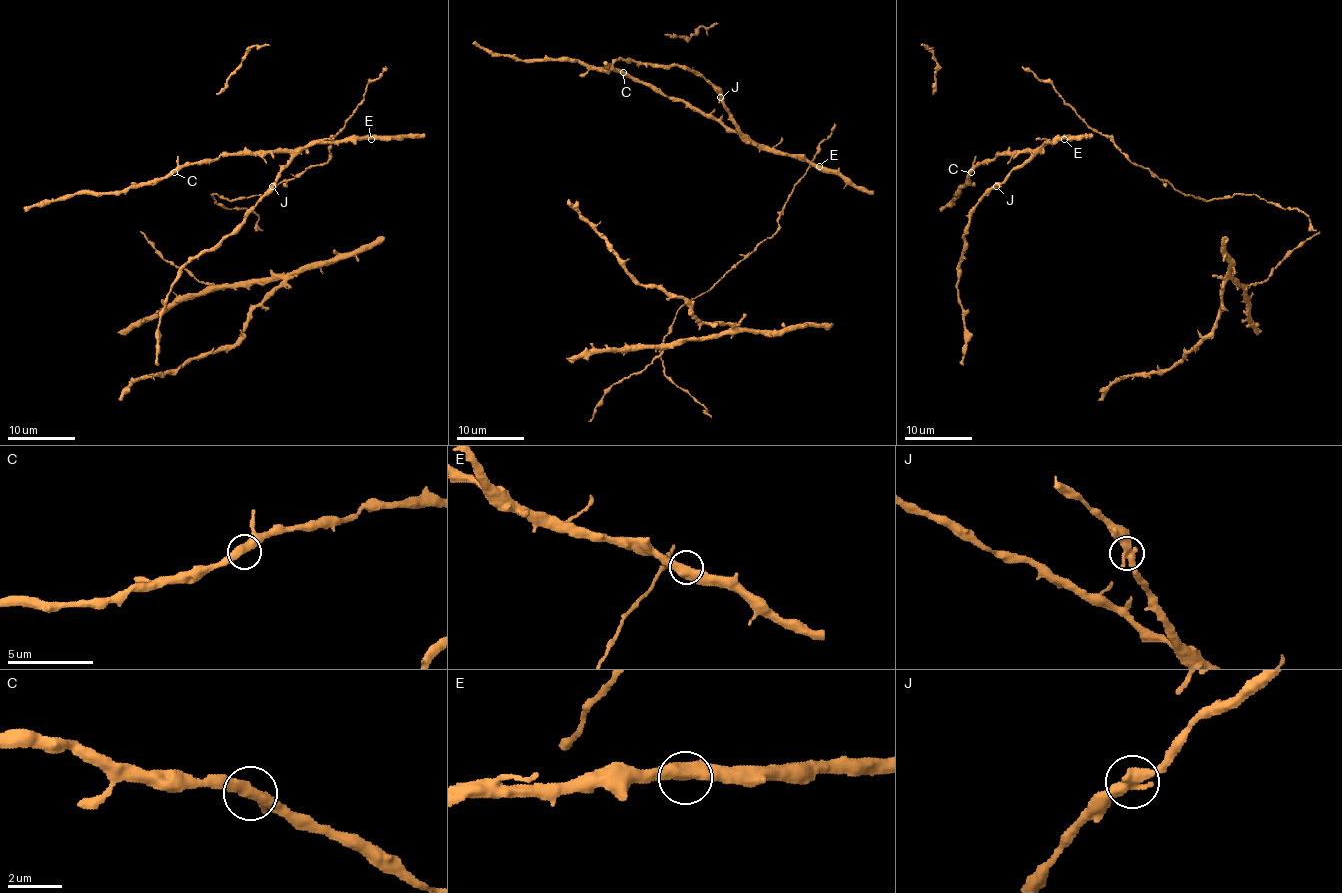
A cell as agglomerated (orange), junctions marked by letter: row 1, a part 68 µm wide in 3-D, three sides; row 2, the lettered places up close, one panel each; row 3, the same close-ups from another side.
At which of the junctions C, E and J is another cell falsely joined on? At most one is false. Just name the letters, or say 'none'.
none

